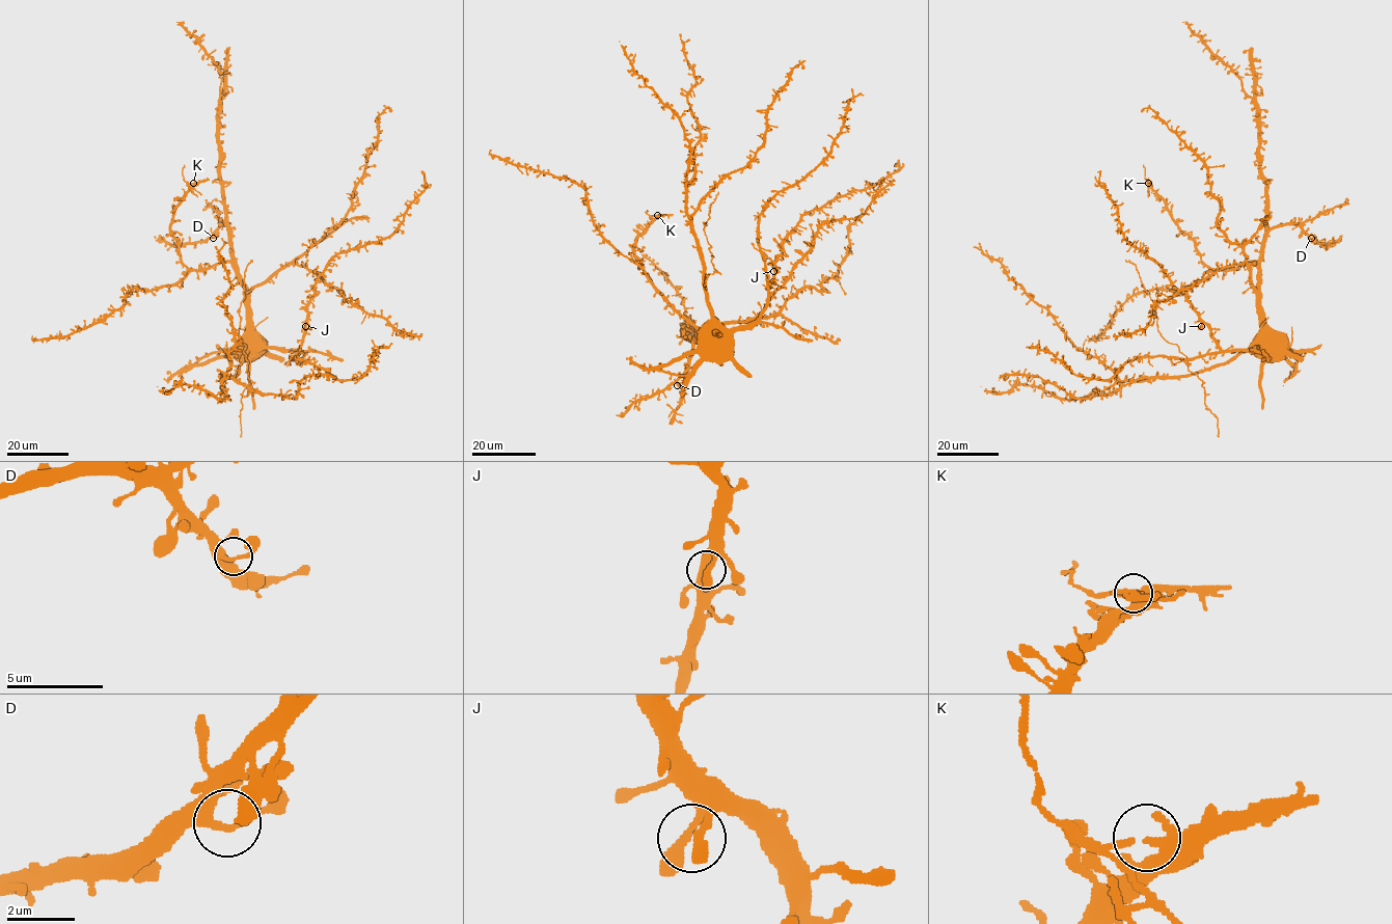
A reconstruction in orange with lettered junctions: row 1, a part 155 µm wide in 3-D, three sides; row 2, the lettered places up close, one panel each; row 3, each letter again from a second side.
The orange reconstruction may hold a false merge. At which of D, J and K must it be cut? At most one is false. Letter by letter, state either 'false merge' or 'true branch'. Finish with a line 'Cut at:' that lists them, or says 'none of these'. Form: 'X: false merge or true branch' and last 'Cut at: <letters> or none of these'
D: true branch
J: true branch
K: false merge
Cut at: K

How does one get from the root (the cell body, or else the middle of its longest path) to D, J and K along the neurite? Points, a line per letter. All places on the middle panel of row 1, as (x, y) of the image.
D: (712, 330), (702, 331), (697, 336), (688, 369), (677, 381), (677, 385)
J: (712, 330), (748, 327), (766, 304), (773, 271)
K: (712, 330), (702, 331), (685, 319), (656, 288), (635, 256), (635, 241), (656, 215)

